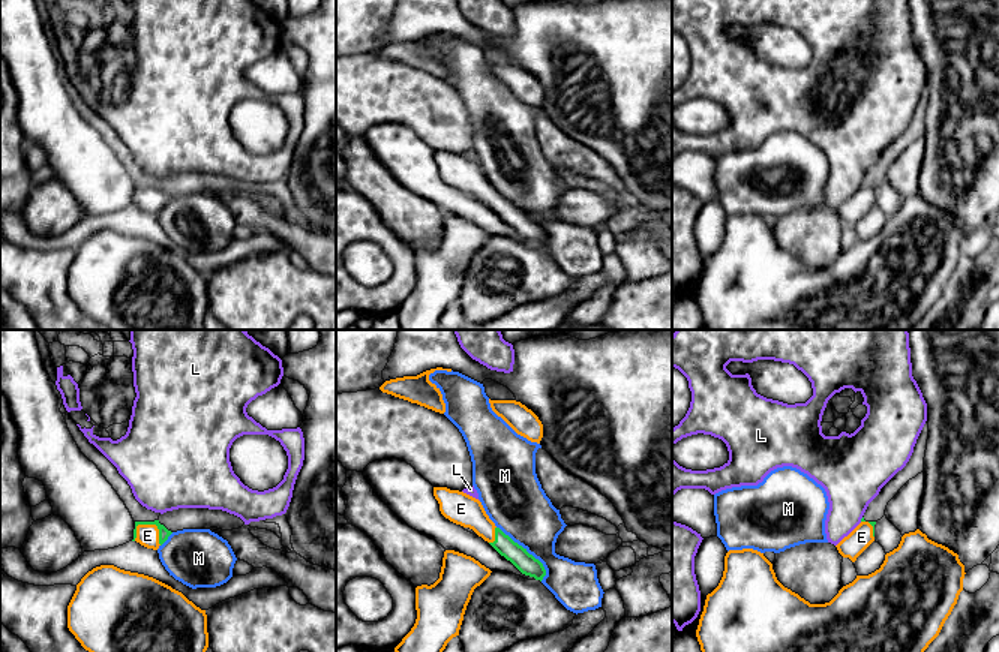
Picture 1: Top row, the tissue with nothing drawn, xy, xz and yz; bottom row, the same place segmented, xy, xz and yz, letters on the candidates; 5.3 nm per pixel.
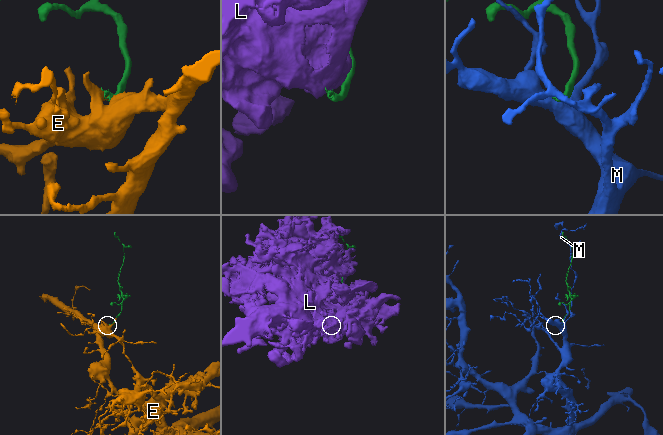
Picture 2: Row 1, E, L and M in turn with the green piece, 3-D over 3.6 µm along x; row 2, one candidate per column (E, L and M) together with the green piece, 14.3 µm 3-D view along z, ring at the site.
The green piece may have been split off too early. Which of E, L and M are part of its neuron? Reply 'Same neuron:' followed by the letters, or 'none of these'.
Same neuron: E

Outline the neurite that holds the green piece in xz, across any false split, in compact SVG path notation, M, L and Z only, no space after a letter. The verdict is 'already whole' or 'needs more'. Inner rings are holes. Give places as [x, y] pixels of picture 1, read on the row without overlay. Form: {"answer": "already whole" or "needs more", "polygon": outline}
{"answer": "needs more", "polygon": "M434 151L434 160L446 183L464 192L472 193L501 220L510 225L522 238L540 246L543 244L546 240L543 228L496 192L478 163L447 151Z"}

